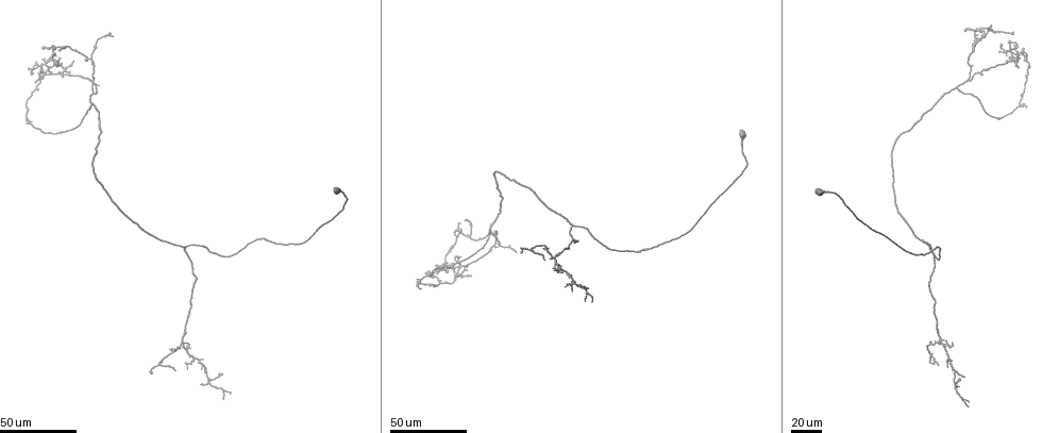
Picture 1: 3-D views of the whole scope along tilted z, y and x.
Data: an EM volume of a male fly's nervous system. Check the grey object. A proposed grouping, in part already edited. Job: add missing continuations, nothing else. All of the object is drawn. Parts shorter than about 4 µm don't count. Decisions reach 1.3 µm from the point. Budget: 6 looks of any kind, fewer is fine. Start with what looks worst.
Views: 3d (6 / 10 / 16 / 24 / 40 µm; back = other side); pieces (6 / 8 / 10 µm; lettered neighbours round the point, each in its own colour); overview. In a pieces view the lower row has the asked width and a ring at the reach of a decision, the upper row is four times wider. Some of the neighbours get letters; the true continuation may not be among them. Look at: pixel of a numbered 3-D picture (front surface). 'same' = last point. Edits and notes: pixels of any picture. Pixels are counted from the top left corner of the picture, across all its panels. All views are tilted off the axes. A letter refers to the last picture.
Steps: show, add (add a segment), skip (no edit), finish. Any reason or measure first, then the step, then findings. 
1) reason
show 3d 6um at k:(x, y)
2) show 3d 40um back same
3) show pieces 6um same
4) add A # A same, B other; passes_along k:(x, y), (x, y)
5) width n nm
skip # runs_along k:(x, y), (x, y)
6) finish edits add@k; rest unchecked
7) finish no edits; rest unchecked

an open end
show 3d 24um at 1:(571, 290)

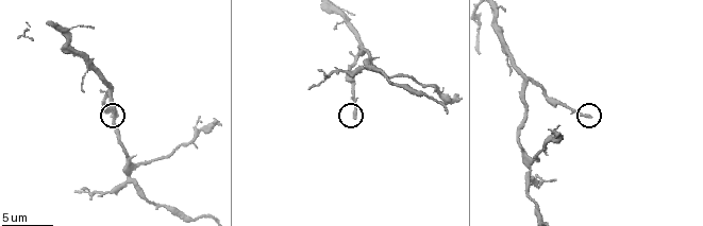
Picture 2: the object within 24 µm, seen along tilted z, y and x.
see the neighbours
show pieces 10um at 2:(353, 116)

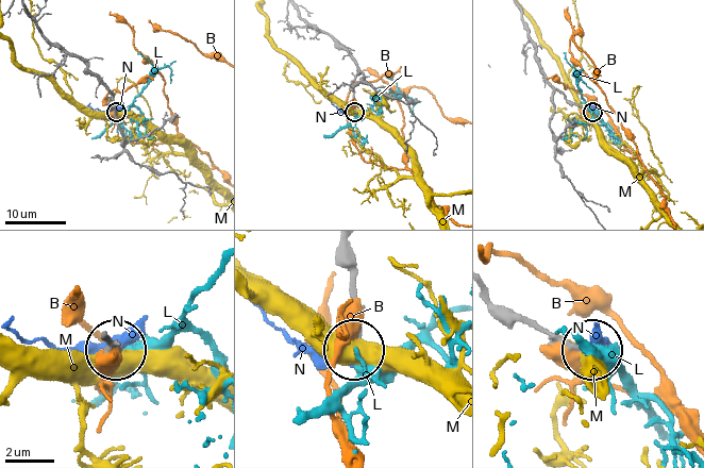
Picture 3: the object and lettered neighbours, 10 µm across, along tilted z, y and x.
width 230 nm
skip # B other, L other, M other, N other; none of them fits

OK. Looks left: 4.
tapers out
show 3d 24um at 1:(1005, 55)

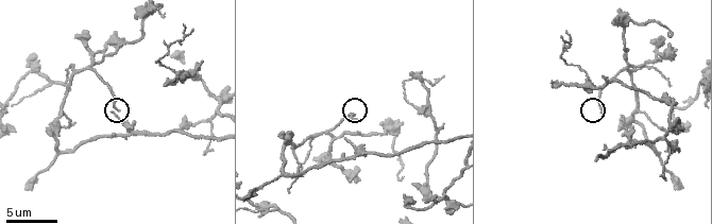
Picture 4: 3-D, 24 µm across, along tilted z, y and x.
show pieces 10um at 4:(600, 110)

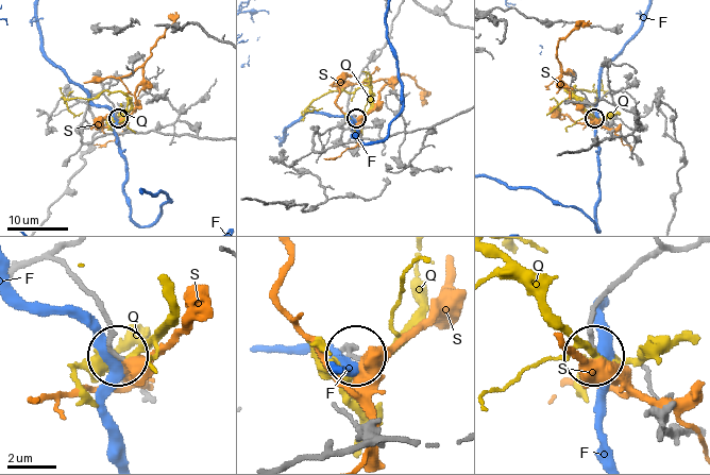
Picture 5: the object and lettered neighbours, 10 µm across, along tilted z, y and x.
width 160 nm
skip # F other, Q other, S other; none of them fits

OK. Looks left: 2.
show 3d 24um at 1:(188, 368)

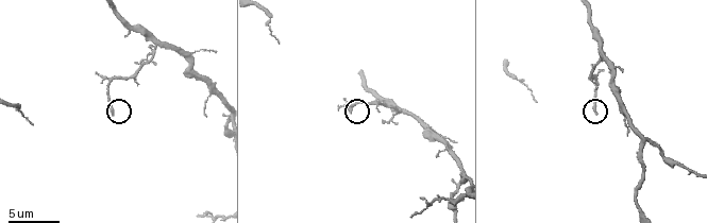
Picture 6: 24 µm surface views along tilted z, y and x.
show pieces 8um at 6:(112, 114)

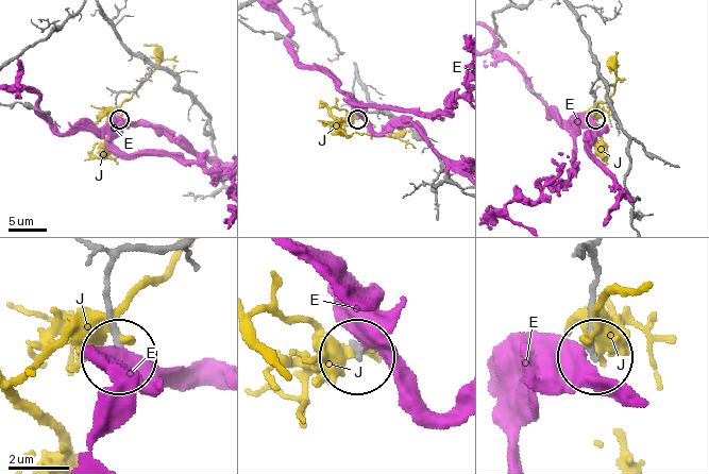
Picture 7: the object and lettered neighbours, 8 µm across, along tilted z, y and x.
skip # E other, J other; runs_along 7:(590, 261), (597, 357); none of them fits

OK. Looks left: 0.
finish no edits; rest unchecked

